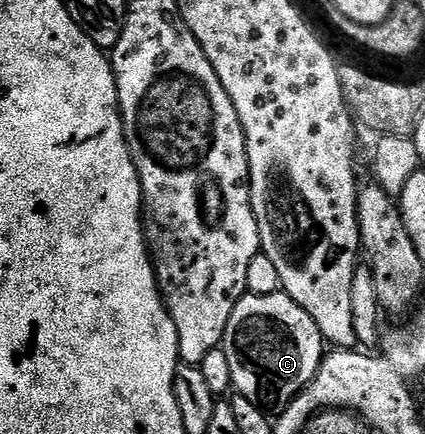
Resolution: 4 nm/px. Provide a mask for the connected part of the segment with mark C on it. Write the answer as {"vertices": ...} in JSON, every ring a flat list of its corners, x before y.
{"vertices":[[279,292,276,294,252,294,247,293,238,299,238,303,232,308,232,316,228,316,228,326,224,328,224,336,222,337,222,345,220,349,224,352,224,356,228,356,228,368,232,368,232,387,241,397,251,400,257,400,263,407,271,408,278,401,289,399,291,396,301,392,301,390,309,384,314,378,322,359,324,357,324,339,320,328,316,324,316,320,312,320,312,316,308,316,308,312,304,312,304,308,300,308,300,304,296,304,285,294]]}

